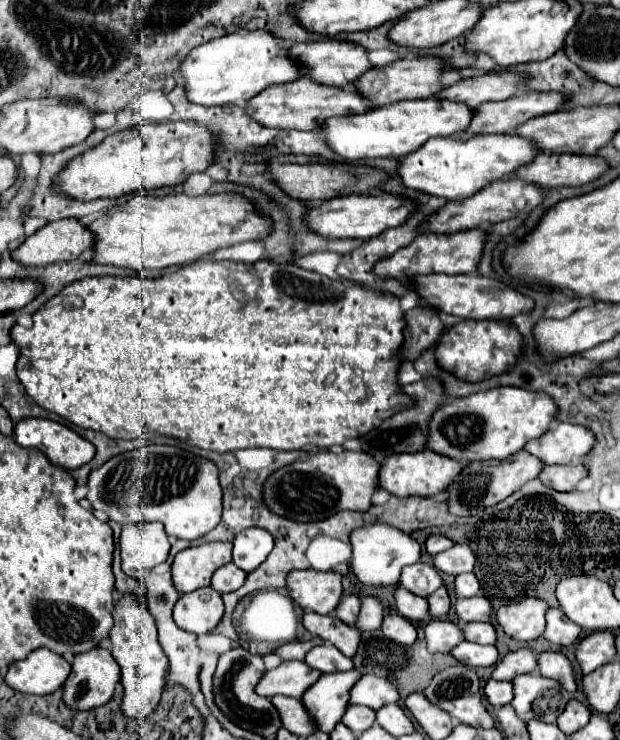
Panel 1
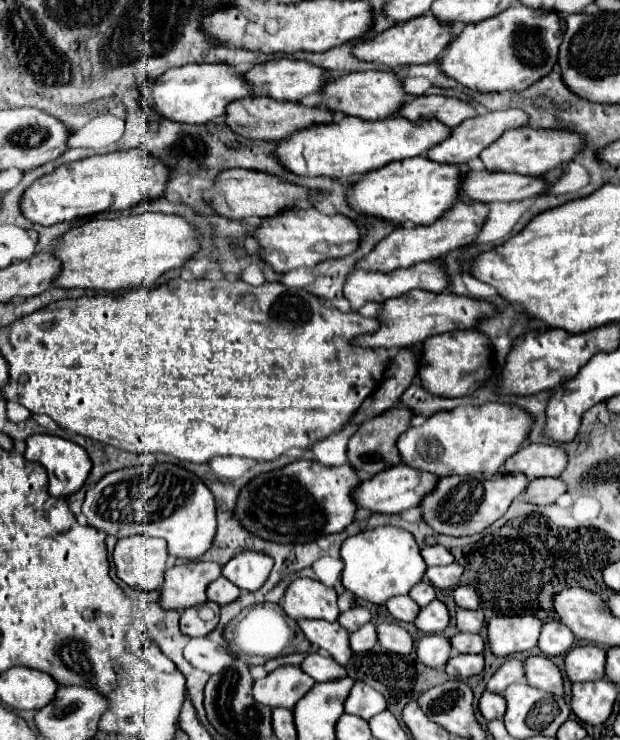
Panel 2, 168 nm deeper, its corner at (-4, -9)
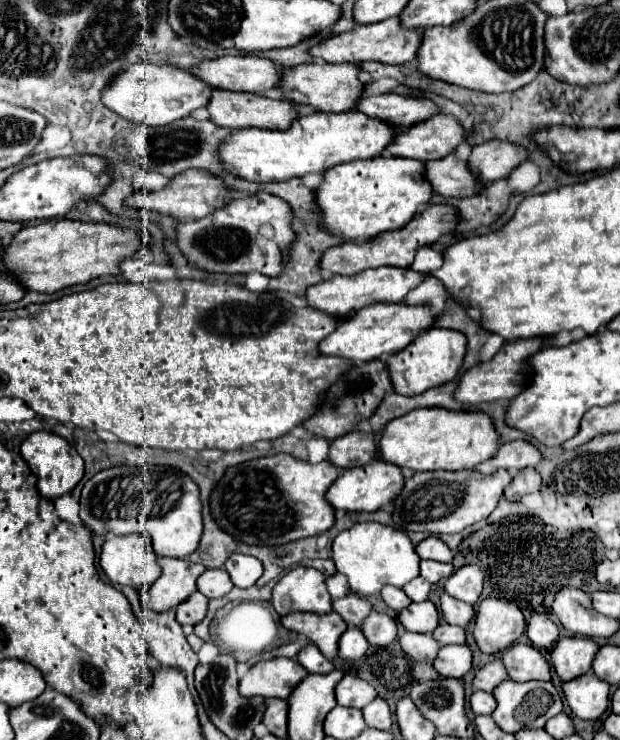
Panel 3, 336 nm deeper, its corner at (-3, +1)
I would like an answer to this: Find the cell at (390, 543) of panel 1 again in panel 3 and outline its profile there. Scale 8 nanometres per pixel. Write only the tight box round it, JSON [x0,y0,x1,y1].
[333,522,421,596]

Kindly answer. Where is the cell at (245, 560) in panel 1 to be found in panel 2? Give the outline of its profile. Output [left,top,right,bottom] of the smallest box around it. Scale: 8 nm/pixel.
[222,550,274,592]

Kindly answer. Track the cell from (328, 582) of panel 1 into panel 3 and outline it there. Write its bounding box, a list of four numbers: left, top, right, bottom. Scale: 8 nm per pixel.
[271,566,333,616]

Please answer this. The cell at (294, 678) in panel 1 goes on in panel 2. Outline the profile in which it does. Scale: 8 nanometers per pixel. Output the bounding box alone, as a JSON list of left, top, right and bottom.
[252,666,314,710]

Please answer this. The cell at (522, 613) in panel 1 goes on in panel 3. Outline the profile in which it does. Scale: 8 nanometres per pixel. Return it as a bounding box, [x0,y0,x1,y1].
[473,598,525,654]

